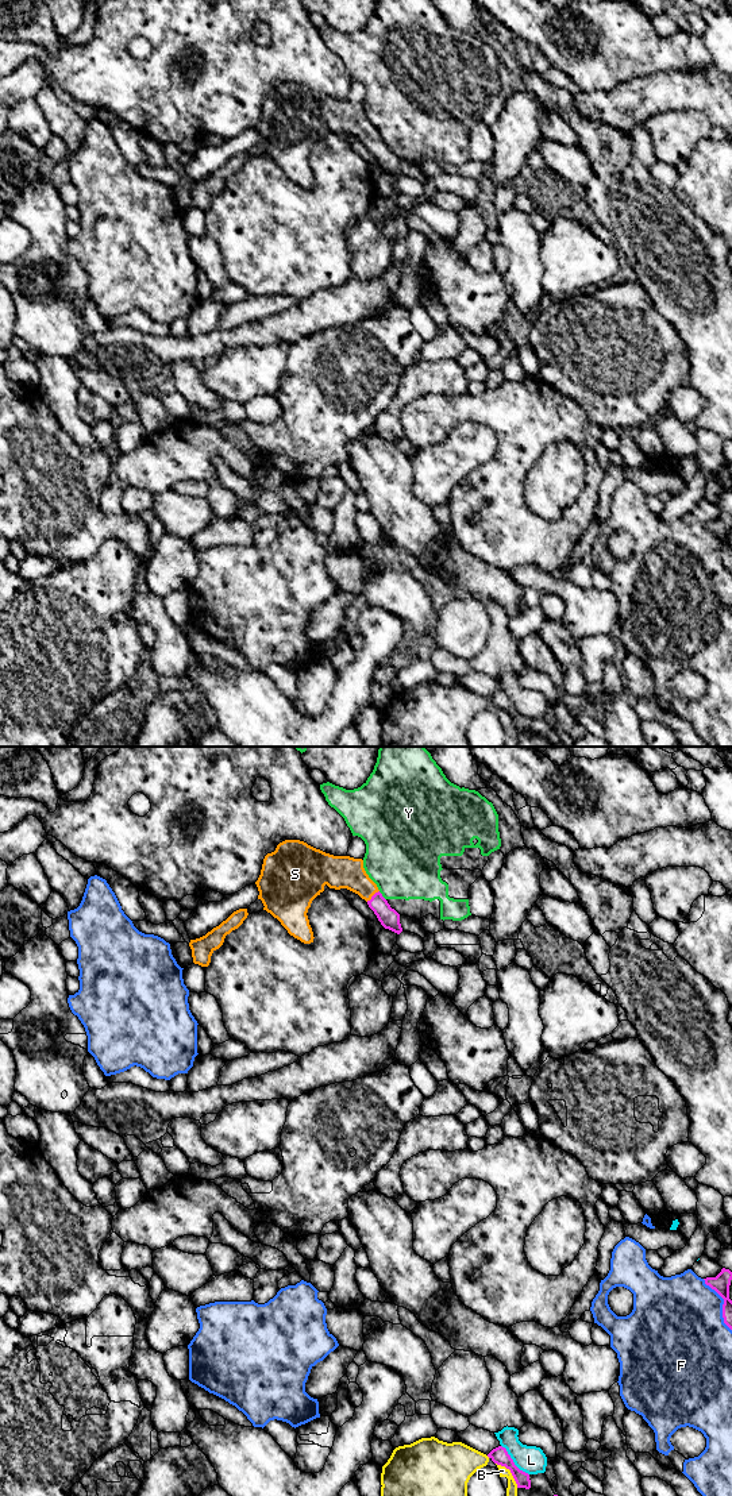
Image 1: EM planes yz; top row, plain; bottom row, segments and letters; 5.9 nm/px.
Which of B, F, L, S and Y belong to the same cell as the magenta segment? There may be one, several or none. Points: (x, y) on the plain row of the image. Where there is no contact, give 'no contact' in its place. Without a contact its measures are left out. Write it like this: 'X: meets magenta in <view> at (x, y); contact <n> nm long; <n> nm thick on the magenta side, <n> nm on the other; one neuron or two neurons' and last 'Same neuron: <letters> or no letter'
B: meets magenta in yz at (511, 716); contact 200 nm long; 100 nm thick on the magenta side, 80 nm on the other; two neurons
F: meets magenta in yz at (723, 548); contact 360 nm long; 100 nm thick on the magenta side, 460 nm on the other; two neurons
L: meets magenta in yz at (512, 705); contact 240 nm long; 100 nm thick on the magenta side, 160 nm on the other; two neurons
S: meets magenta in yz at (372, 141); contact 100 nm long; 120 nm thick on the magenta side, 190 nm on the other; one neuron
Y: meets magenta in yz at (381, 139); contact 70 nm long; 120 nm thick on the magenta side, 440 nm on the other; two neurons
Same neuron: S

